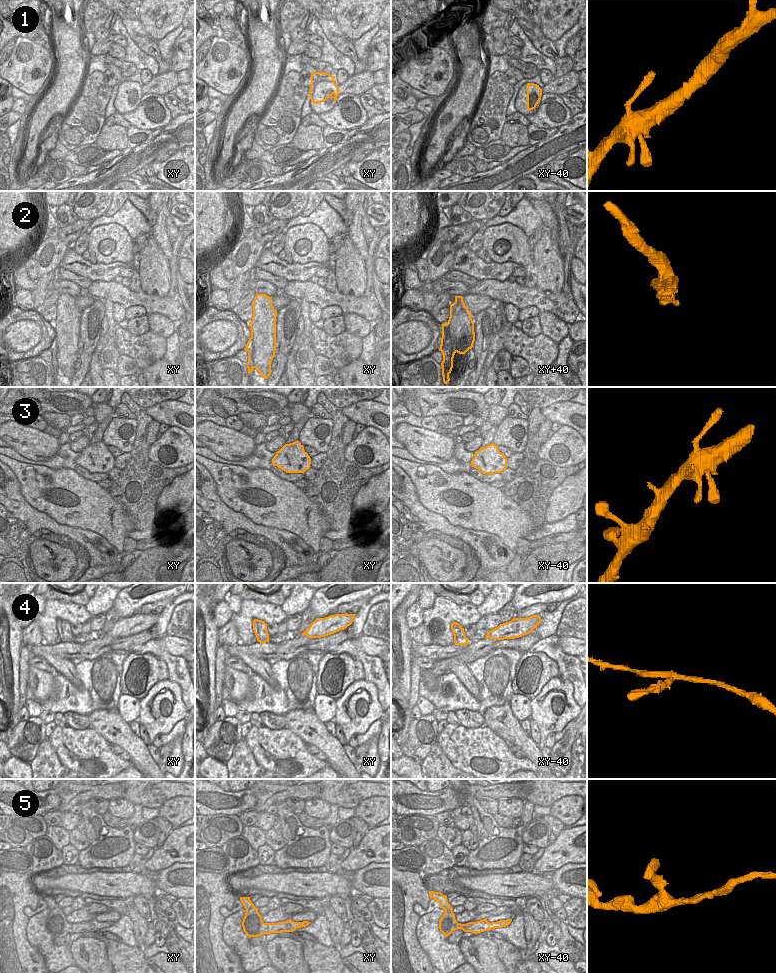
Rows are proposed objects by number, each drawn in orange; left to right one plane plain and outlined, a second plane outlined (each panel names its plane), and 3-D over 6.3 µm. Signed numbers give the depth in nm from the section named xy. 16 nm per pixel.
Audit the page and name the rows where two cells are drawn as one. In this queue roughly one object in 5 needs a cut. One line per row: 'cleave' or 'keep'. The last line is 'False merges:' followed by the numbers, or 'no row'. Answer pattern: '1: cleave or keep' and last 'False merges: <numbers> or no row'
1: keep
2: cleave
3: keep
4: cleave
5: keep
False merges: 2, 4

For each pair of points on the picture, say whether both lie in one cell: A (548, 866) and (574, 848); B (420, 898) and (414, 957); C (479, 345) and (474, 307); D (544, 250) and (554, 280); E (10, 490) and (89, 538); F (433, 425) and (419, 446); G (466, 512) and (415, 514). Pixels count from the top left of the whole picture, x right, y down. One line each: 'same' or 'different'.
A: same
B: same
C: different
D: same
E: same
F: different
G: different

